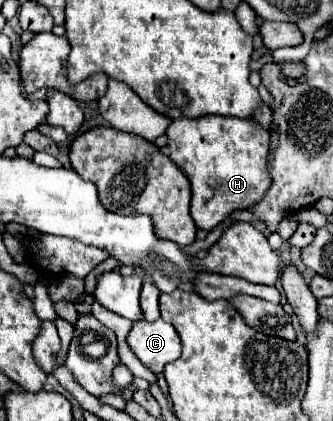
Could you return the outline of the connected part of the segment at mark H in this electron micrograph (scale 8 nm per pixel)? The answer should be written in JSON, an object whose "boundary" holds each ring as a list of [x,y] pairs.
{"boundary":[[[201,117],[201,121],[177,119],[167,129],[169,159],[191,181],[191,217],[199,229],[211,231],[237,209],[257,205],[271,181],[267,155],[271,135],[257,121],[237,121],[235,117]]]}

